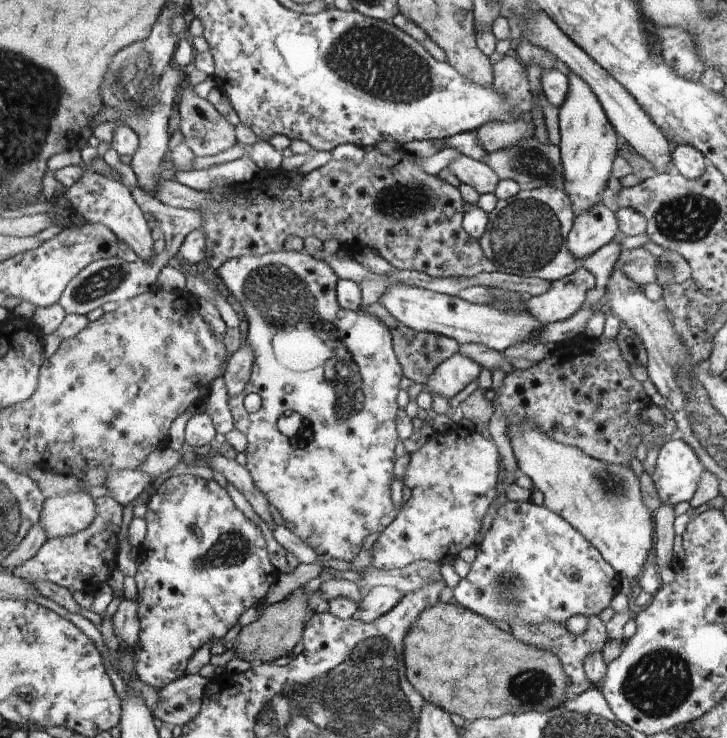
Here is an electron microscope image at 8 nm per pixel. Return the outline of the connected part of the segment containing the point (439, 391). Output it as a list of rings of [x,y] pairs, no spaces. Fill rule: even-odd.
[[[455,354],[445,360],[432,374],[423,390],[451,399],[457,396],[463,388],[467,388],[475,380],[484,368],[475,360]]]

